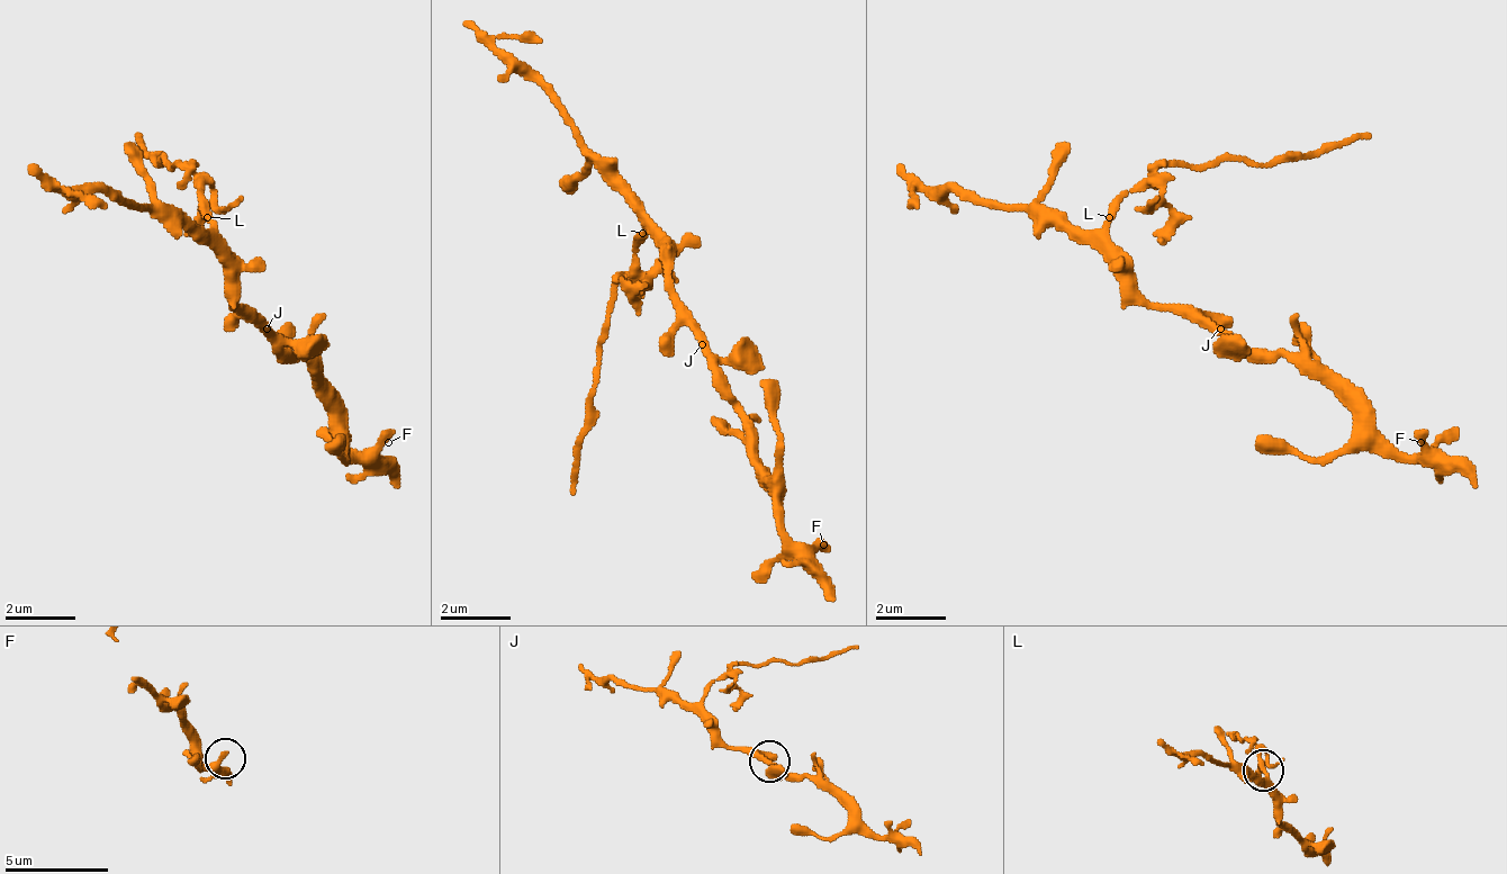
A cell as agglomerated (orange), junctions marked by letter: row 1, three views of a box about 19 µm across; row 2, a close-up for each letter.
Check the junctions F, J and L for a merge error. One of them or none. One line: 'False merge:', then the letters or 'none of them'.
False merge: L

